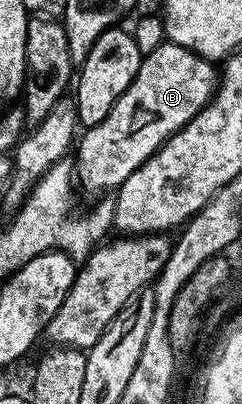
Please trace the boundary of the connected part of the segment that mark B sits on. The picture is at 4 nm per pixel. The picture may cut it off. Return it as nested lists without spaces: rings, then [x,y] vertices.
[[[163,43],[158,45],[149,56],[147,53],[141,59],[138,74],[134,74],[134,82],[128,87],[126,94],[122,94],[122,98],[114,102],[110,114],[102,118],[102,122],[98,122],[93,128],[87,129],[83,133],[84,137],[82,135],[79,137],[78,147],[74,152],[74,155],[76,154],[74,176],[92,192],[108,194],[108,191],[111,193],[119,189],[120,184],[126,182],[126,178],[130,178],[134,170],[138,170],[138,166],[145,164],[174,133],[182,130],[182,126],[186,126],[190,118],[197,116],[211,102],[212,95],[216,92],[218,68],[213,61],[202,58],[177,44]]]

